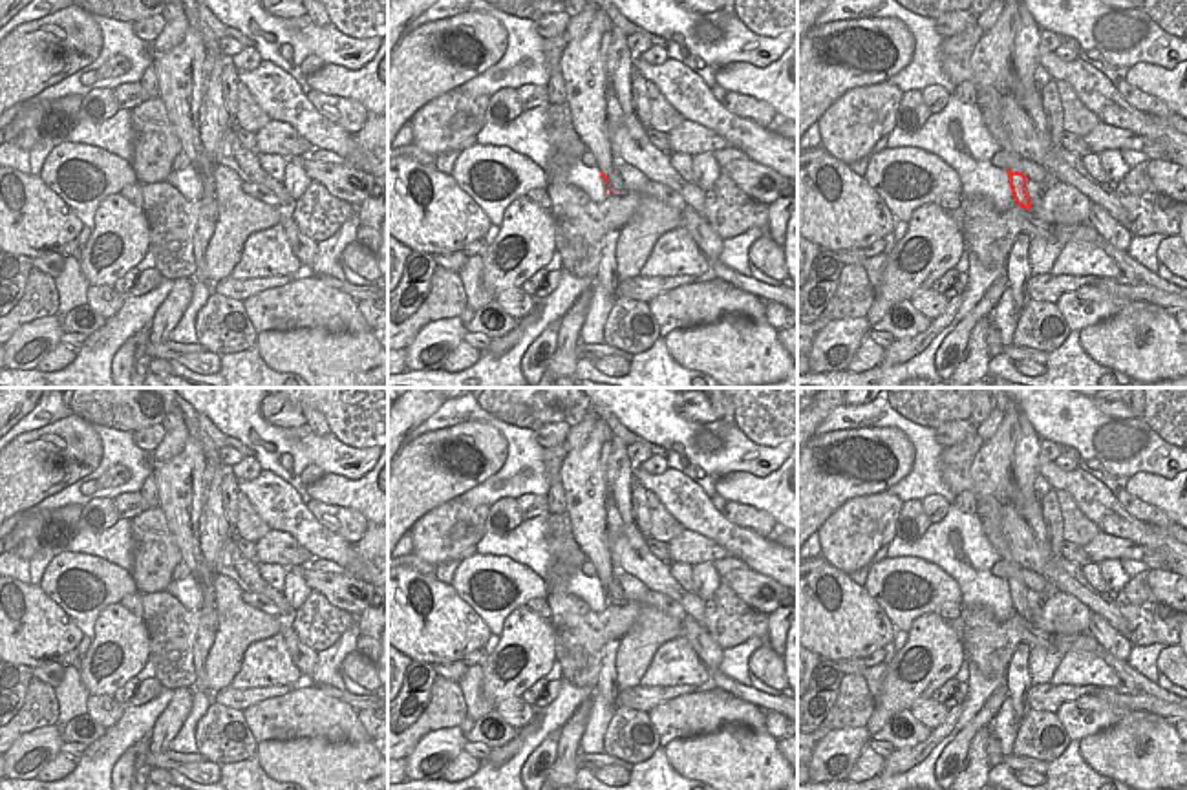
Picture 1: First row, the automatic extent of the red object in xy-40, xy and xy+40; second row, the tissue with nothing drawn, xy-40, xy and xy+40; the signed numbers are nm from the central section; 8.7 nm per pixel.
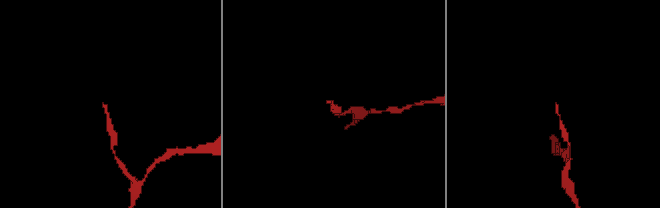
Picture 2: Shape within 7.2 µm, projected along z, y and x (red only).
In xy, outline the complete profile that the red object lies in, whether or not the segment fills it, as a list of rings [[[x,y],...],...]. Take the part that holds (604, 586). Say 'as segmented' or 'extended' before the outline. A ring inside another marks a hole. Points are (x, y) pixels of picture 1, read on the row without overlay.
extended; [[[611,443],[605,446],[605,452],[604,452],[605,468],[602,472],[602,508],[598,512],[594,512],[594,518],[593,519],[583,519],[583,523],[587,527],[594,527],[596,528],[596,543],[600,547],[600,552],[598,552],[598,560],[593,565],[594,565],[596,576],[598,576],[598,580],[600,580],[605,594],[607,594],[609,603],[615,603],[615,602],[620,602],[622,587],[620,587],[620,583],[616,580],[618,571],[611,563],[611,552],[609,552],[609,545],[607,545],[605,470],[607,470],[607,459],[609,459],[609,455],[611,455]]]

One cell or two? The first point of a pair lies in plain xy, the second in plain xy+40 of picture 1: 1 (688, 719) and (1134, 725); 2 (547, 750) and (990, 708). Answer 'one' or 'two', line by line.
1: two
2: one

